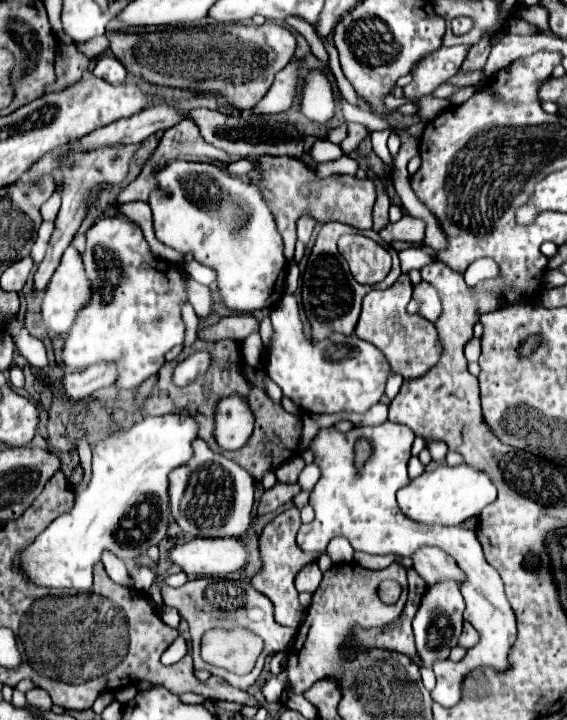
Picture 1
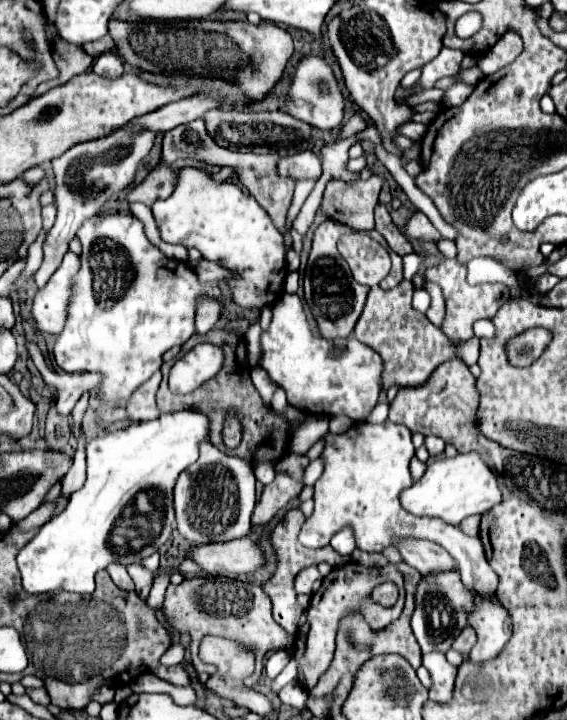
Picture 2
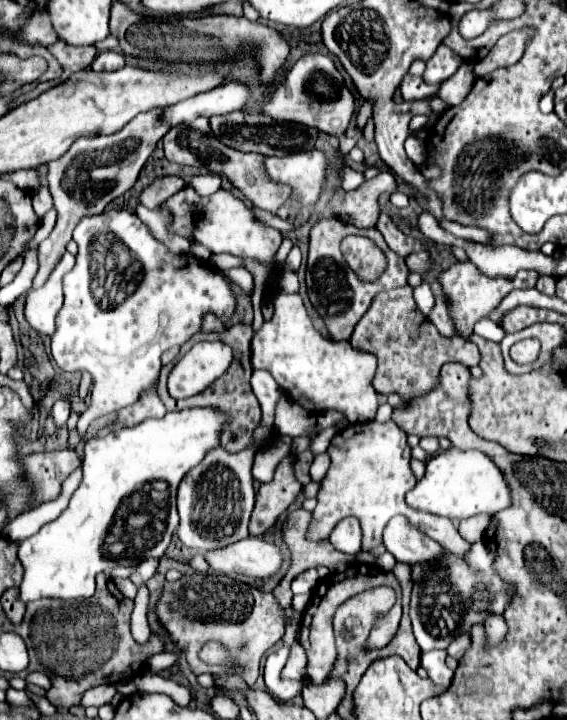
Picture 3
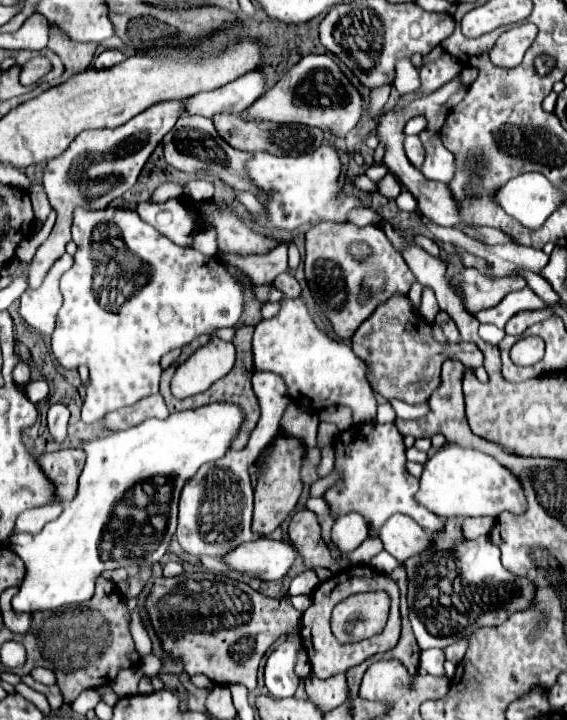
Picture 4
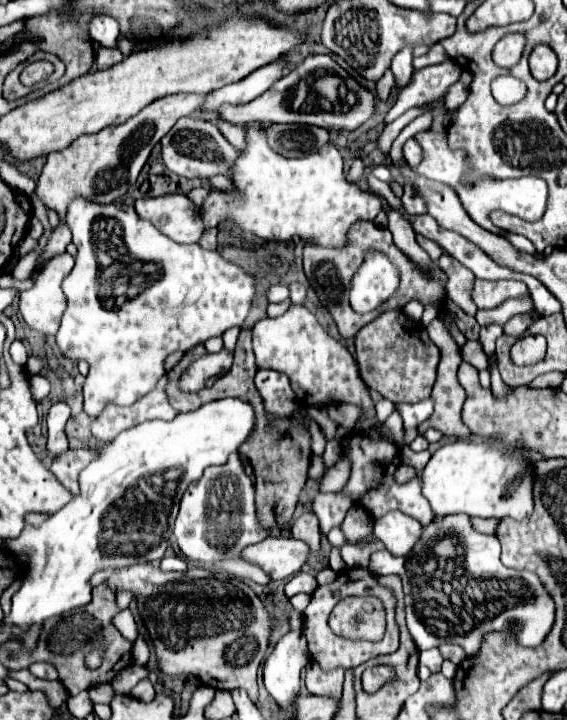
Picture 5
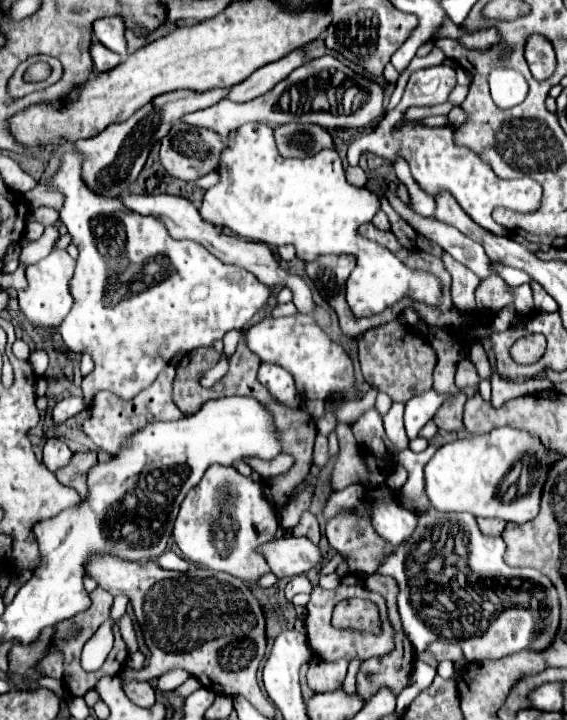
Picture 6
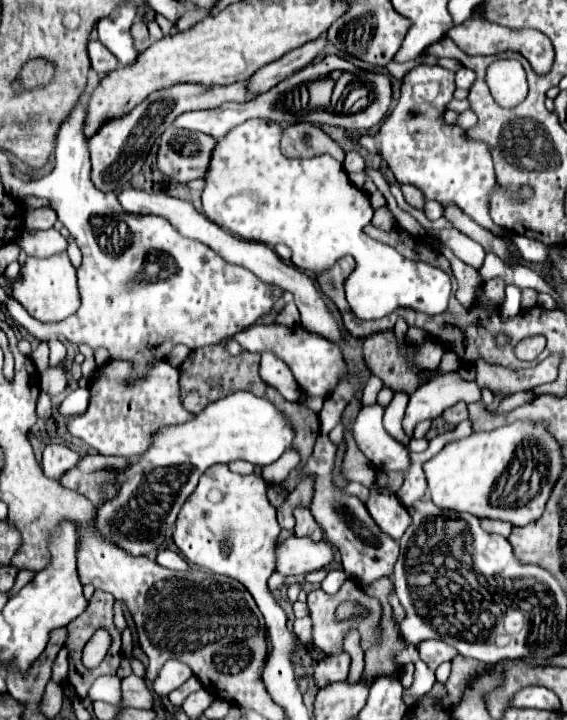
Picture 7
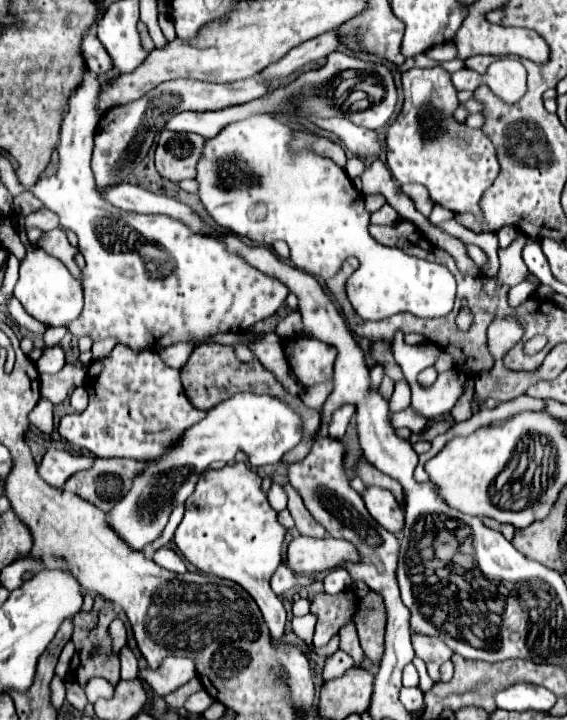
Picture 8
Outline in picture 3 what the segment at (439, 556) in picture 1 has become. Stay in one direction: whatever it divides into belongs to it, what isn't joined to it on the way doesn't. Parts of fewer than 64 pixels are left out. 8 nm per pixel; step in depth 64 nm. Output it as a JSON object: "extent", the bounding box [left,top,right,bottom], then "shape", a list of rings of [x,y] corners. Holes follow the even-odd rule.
{"extent":[384,516,442,564],"shape":[[[394,516],[384,528],[384,546],[398,562],[406,564],[430,562],[442,552],[442,546],[436,544],[436,540],[424,536],[424,532],[416,532],[402,516]]]}

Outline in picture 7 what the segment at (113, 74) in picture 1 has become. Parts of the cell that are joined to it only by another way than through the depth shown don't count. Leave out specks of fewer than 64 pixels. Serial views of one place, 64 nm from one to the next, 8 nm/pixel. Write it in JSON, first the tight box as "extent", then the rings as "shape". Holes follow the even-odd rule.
{"extent":[88,38,118,74],"shape":[[[96,38],[88,42],[88,56],[90,56],[92,70],[98,74],[108,74],[118,66],[118,60],[112,56],[112,52],[108,52],[108,48]]]}

